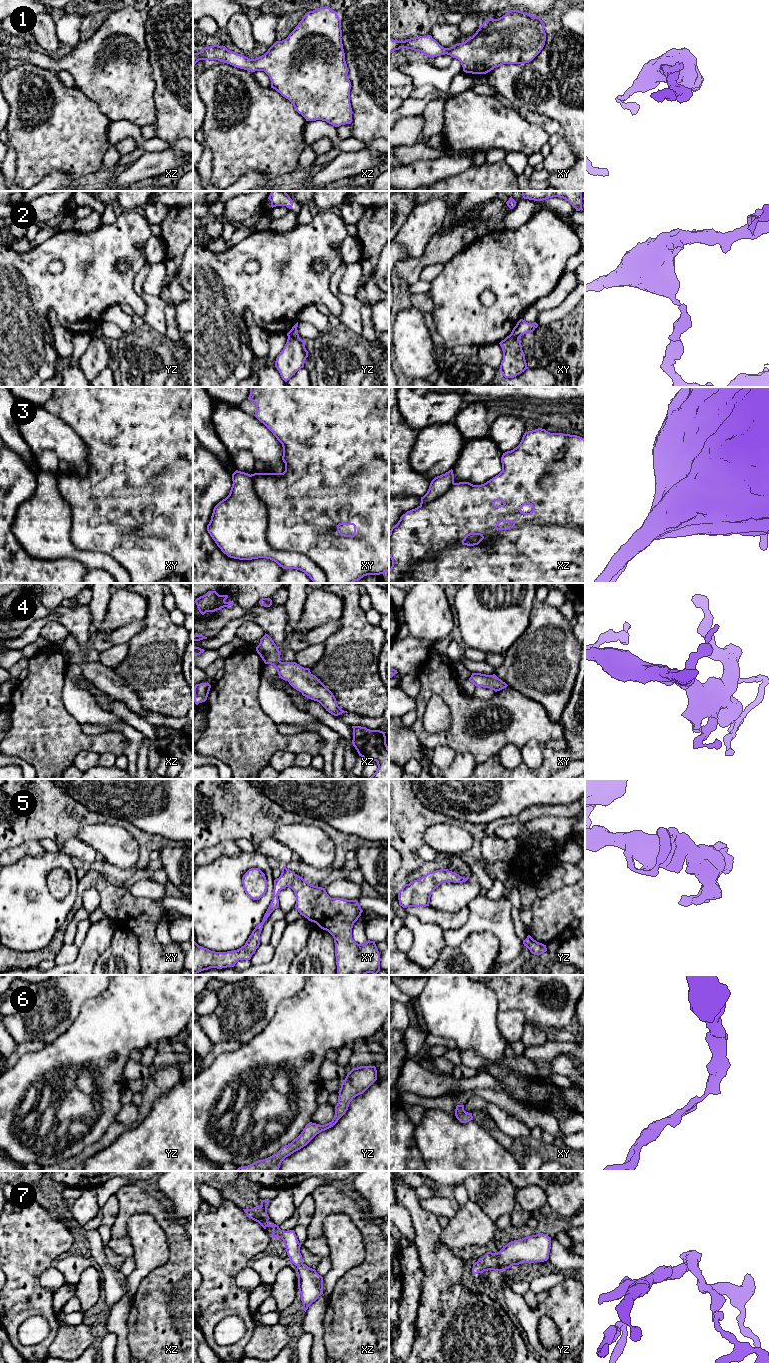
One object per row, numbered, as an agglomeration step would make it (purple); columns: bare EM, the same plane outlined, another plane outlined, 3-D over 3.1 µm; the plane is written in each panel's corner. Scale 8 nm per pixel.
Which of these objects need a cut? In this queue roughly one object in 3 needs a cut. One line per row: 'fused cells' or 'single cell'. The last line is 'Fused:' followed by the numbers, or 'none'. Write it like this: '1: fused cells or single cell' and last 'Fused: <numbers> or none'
1: single cell
2: fused cells
3: fused cells
4: single cell
5: single cell
6: single cell
7: single cell
Fused: 2, 3

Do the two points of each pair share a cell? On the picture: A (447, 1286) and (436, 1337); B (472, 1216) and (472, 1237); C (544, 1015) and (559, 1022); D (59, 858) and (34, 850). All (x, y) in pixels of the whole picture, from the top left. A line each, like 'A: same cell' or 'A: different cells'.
A: same cell
B: same cell
C: same cell
D: different cells

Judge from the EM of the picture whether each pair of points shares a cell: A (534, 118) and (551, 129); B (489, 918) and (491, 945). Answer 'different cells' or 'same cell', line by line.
A: same cell
B: different cells

